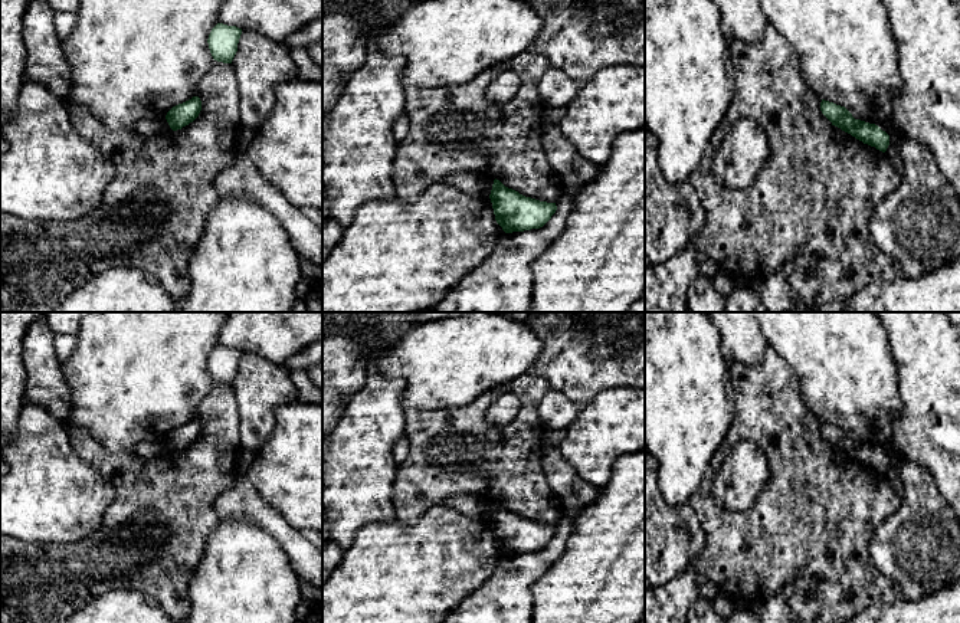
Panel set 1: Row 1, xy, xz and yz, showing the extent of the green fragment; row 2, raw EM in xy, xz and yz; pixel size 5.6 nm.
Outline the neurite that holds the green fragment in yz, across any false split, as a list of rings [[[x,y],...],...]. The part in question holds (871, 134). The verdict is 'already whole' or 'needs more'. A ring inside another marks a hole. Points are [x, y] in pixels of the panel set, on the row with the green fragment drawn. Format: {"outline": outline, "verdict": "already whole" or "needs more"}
{"outline": [[[822,99],[820,102],[820,111],[832,122],[832,125],[851,134],[864,144],[875,147],[882,153],[887,151],[889,145],[889,135],[878,125],[855,119],[845,106],[836,105],[825,99]]], "verdict": "already whole"}

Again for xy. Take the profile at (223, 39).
{"outline": [[[217,23],[207,39],[210,53],[214,60],[223,63],[232,63],[236,52],[237,43],[242,35],[242,29],[236,26],[227,26]]], "verdict": "already whole"}

